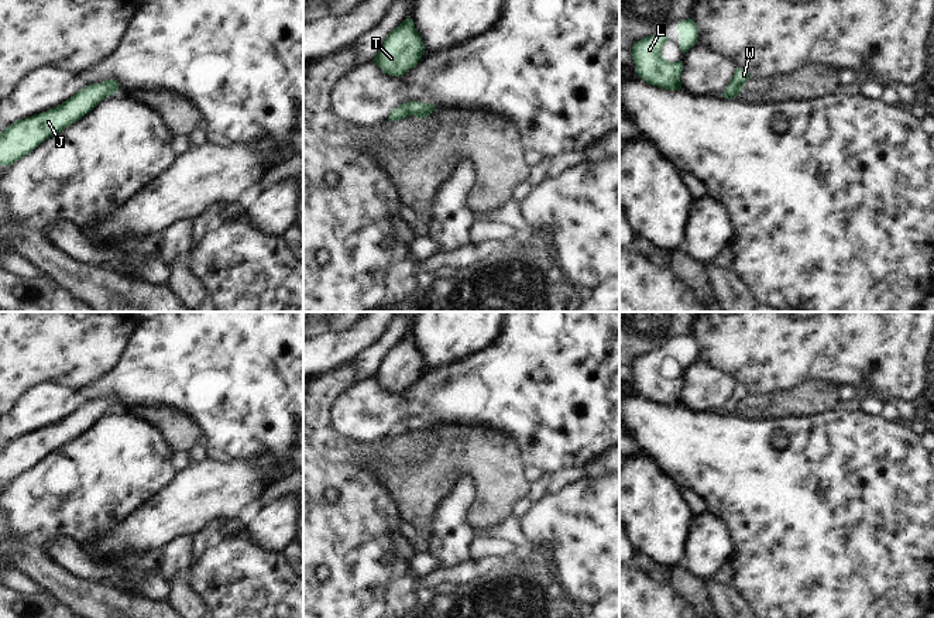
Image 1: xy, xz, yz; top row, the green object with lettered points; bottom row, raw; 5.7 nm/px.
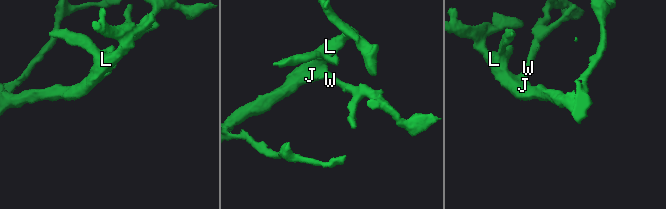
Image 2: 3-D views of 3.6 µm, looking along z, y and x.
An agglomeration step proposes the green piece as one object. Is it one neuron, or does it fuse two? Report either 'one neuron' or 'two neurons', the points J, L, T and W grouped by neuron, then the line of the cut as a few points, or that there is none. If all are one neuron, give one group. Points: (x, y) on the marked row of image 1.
one neuron | J L T W | no cut

